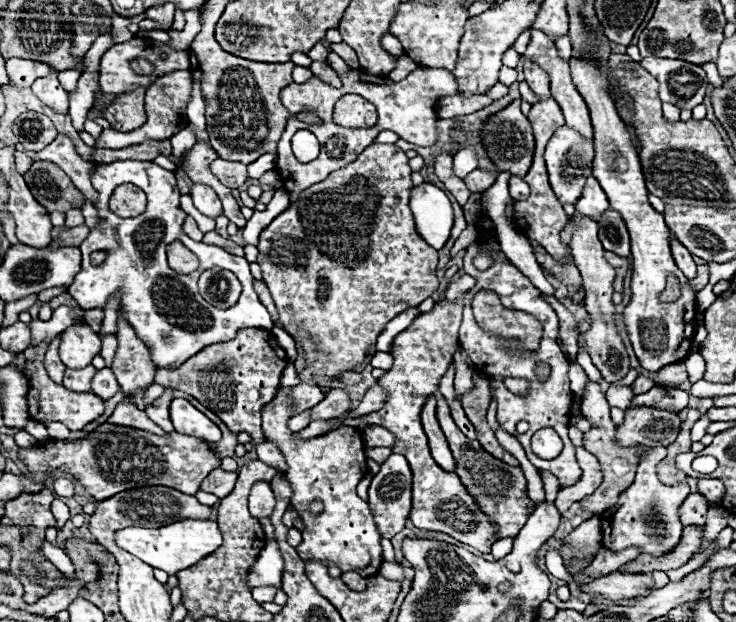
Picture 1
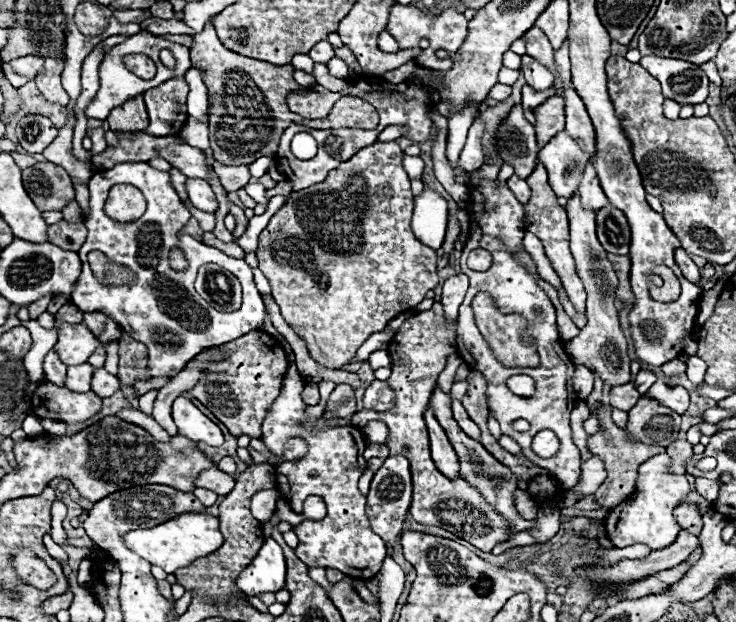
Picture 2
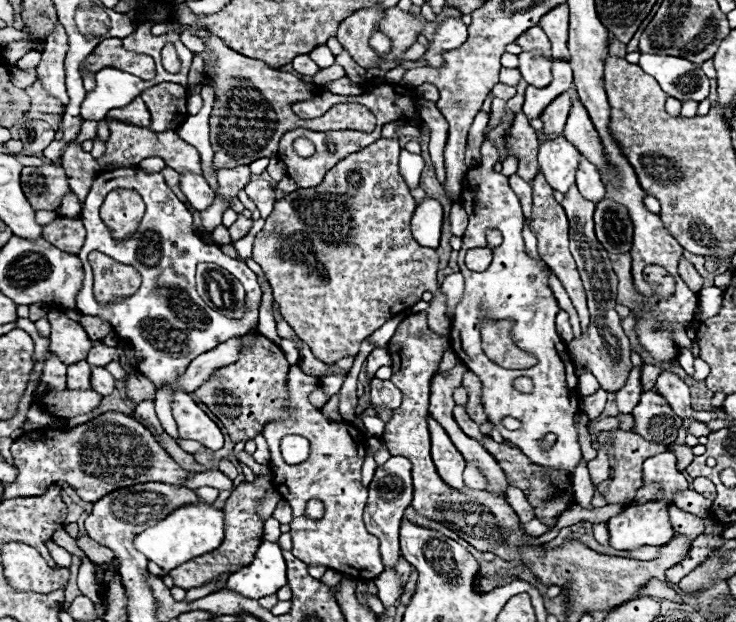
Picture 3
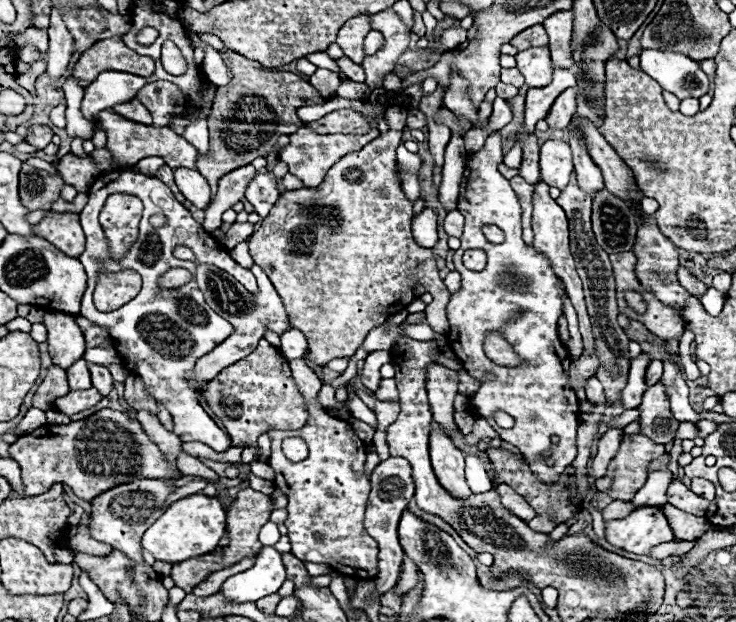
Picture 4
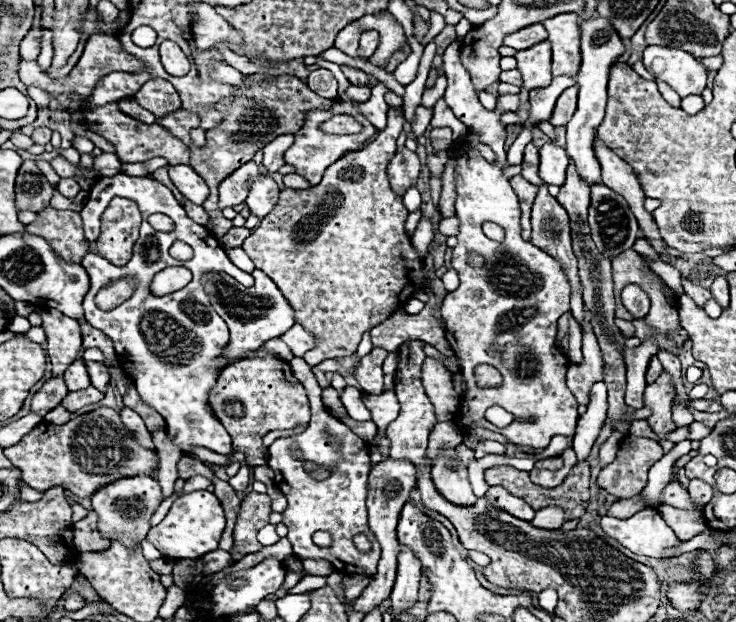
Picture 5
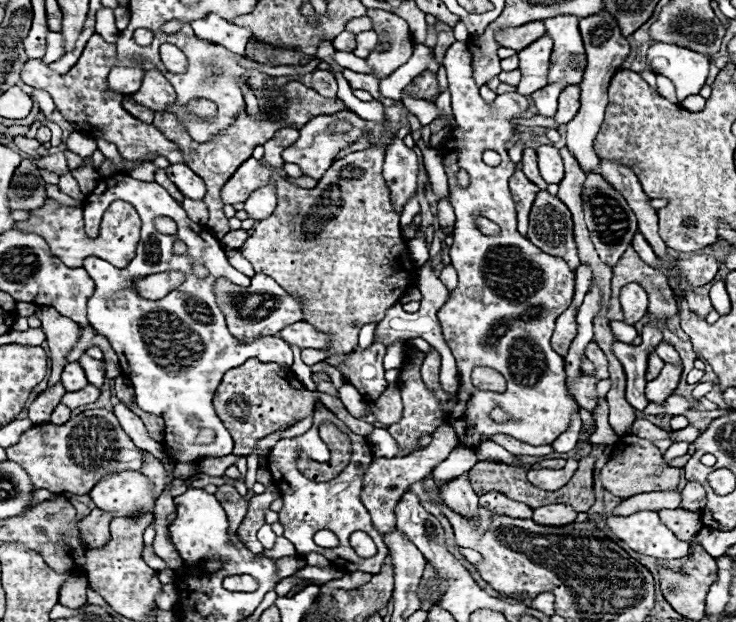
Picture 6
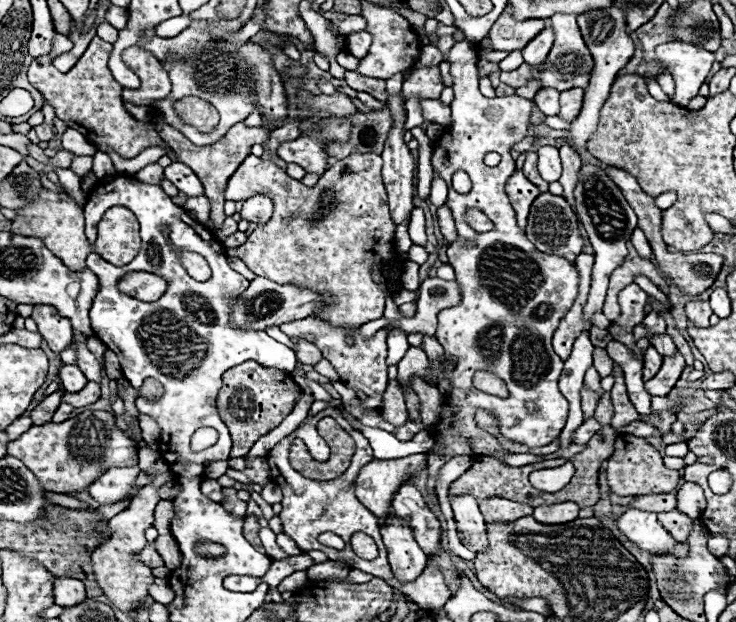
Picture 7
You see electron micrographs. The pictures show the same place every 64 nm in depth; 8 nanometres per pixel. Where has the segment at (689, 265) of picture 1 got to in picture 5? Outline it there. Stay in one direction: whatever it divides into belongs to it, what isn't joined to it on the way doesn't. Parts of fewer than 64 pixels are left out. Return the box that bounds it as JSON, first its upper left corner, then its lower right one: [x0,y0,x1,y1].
[682,276,710,306]

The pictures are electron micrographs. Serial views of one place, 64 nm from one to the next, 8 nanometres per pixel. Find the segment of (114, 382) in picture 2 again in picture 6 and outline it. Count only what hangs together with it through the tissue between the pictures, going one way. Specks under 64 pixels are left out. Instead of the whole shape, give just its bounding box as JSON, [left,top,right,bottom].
[80,354,106,388]

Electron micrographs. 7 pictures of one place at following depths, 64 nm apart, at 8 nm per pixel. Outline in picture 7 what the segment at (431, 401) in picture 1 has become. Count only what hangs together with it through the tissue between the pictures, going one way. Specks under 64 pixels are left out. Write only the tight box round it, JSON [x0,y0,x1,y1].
[448,494,488,552]

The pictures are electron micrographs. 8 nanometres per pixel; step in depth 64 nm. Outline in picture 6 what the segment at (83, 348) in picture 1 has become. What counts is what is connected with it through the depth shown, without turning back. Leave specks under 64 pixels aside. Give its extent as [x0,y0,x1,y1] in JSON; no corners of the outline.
[36,306,80,384]

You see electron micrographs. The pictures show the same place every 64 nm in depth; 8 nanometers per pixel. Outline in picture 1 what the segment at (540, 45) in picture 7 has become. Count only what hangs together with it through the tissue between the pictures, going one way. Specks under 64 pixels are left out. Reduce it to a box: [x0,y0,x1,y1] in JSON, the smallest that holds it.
[524,60,550,102]

